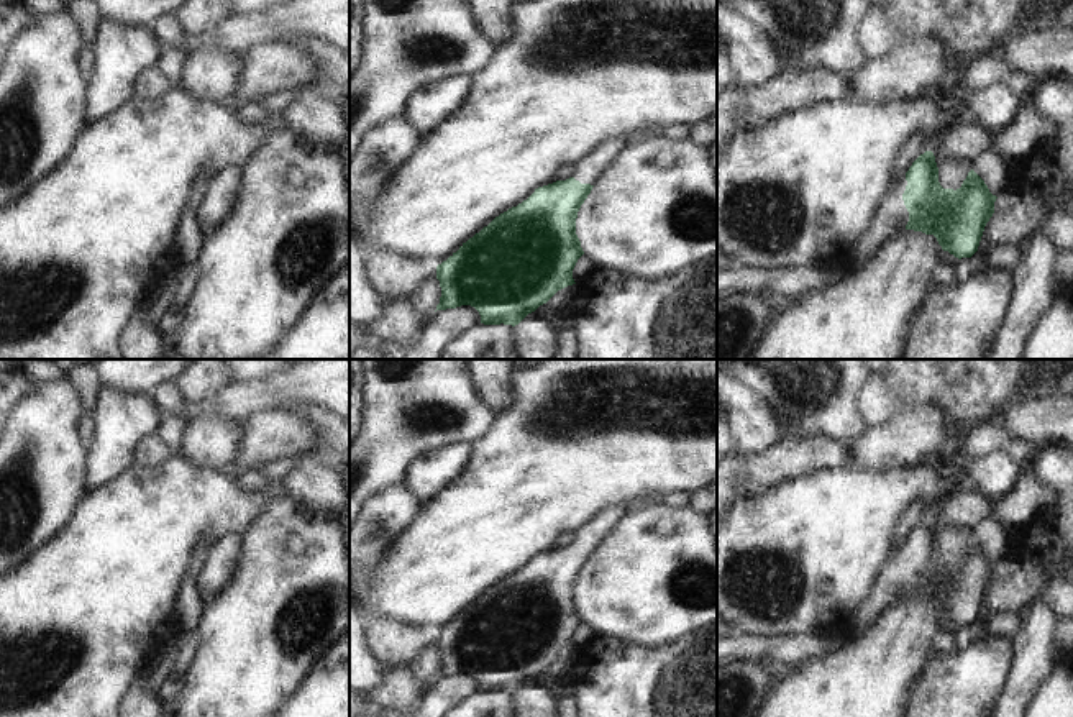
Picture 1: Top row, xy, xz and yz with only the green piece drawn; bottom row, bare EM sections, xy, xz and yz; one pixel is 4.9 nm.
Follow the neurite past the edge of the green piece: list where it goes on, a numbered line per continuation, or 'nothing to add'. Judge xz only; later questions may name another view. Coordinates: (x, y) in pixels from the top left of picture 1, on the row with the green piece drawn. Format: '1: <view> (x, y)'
1: xz (594, 166)

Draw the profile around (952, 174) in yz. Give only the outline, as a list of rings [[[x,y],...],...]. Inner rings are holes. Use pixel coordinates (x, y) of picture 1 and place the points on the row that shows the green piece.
[[[947,161],[937,164],[938,167],[938,182],[943,189],[960,189],[968,172],[973,169],[973,162],[961,161]]]

